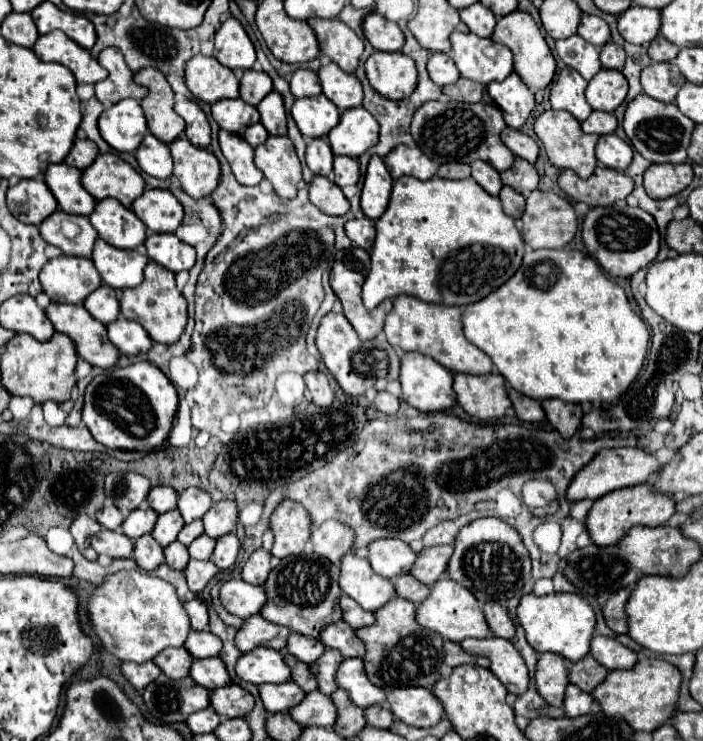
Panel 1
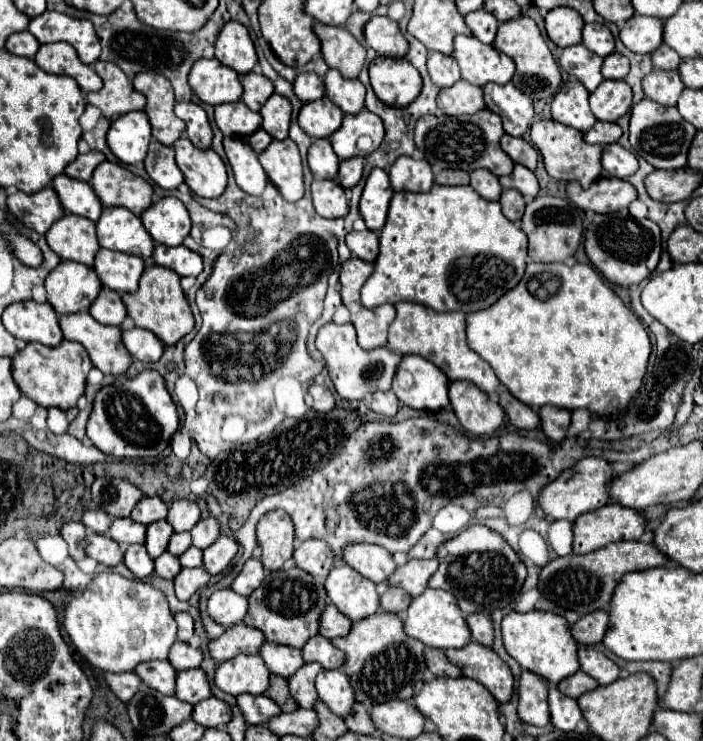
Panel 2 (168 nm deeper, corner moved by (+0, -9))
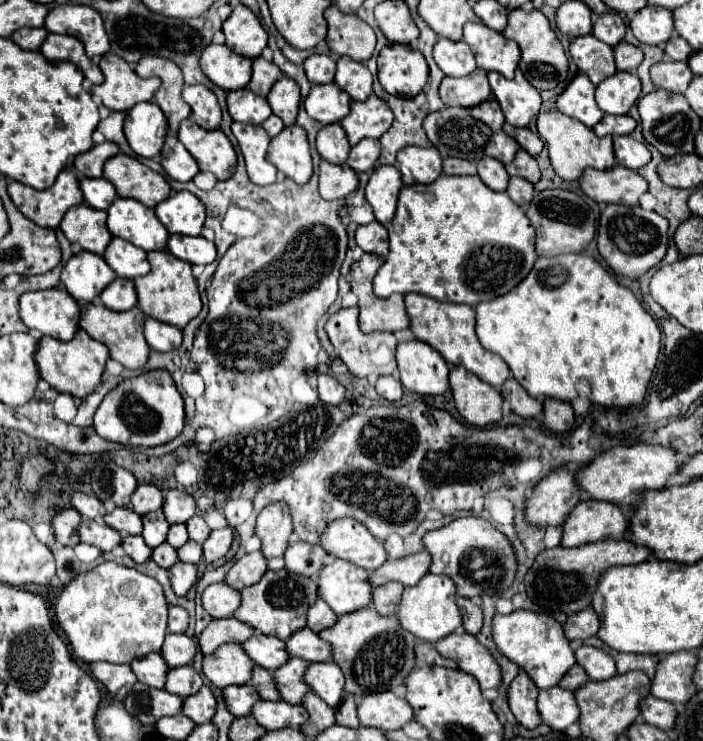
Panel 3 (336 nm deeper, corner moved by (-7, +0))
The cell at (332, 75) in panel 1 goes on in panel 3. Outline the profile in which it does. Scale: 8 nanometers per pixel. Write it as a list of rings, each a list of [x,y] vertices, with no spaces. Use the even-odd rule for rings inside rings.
[[[341,56],[337,60],[337,74],[335,82],[349,92],[353,100],[367,100],[373,94],[373,76],[369,68],[361,62],[355,62],[347,56]]]

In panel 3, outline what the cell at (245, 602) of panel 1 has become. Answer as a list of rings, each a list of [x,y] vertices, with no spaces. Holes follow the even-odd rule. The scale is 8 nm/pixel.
[[[219,582],[219,584],[211,584],[203,590],[201,604],[203,604],[203,610],[211,618],[229,618],[241,604],[241,596],[237,590],[233,590],[225,582]]]

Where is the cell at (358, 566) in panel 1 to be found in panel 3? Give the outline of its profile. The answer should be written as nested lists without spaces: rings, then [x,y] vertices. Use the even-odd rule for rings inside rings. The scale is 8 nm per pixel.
[[[345,560],[323,566],[317,586],[319,596],[337,616],[361,610],[371,602],[373,586],[369,584],[369,572]]]

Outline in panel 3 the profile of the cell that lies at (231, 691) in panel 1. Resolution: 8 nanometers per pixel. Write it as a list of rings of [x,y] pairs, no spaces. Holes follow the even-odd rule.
[[[203,686],[197,694],[191,694],[183,700],[183,710],[187,718],[191,718],[195,724],[205,724],[215,714],[215,698],[207,686]]]

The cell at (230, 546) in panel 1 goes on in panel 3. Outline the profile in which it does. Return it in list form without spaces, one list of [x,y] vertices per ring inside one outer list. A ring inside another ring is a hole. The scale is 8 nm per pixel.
[[[229,526],[213,530],[209,534],[209,538],[203,542],[203,558],[209,564],[215,562],[215,560],[219,560],[219,558],[223,558],[229,552],[231,542],[233,542],[233,530]]]

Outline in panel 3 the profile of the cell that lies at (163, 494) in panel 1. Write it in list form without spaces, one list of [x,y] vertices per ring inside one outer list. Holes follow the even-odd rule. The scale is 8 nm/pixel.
[[[153,484],[137,486],[137,490],[131,498],[131,508],[157,508],[157,510],[161,510],[161,506],[163,506],[163,494],[157,486],[153,486]]]

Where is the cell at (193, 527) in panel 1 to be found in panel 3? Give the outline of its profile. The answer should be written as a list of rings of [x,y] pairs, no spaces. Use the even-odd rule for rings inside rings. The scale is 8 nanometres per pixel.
[[[175,524],[175,526],[169,528],[167,542],[169,542],[173,548],[181,548],[187,540],[189,540],[189,536],[187,536],[187,526],[185,526],[185,524]]]

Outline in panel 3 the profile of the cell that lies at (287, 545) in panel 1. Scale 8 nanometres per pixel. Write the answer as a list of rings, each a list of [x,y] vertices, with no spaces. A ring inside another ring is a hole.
[[[285,502],[267,504],[259,512],[255,534],[261,540],[261,552],[265,558],[283,556],[291,532],[293,532],[293,524]]]

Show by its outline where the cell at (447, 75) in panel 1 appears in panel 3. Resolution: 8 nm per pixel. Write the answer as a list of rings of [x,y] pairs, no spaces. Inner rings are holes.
[[[441,38],[433,48],[433,56],[445,76],[461,78],[477,70],[471,48],[465,42],[453,42],[453,40]]]

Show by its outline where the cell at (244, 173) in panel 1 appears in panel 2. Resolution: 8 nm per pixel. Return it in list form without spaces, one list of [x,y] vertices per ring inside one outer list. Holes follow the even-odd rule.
[[[224,137],[224,151],[238,187],[248,195],[262,195],[268,177],[252,147],[240,137]]]

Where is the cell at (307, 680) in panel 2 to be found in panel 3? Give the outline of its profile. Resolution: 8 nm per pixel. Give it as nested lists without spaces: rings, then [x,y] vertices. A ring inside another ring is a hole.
[[[289,658],[283,666],[279,666],[279,670],[275,670],[275,686],[279,686],[281,700],[301,704],[305,692],[309,692],[309,688],[303,684],[303,674],[307,666],[309,662],[301,658]]]

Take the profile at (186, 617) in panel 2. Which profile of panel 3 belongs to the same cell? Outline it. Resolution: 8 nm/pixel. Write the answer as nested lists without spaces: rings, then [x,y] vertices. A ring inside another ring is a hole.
[[[169,606],[169,620],[167,620],[167,630],[169,632],[185,632],[189,624],[189,614],[181,606]]]

